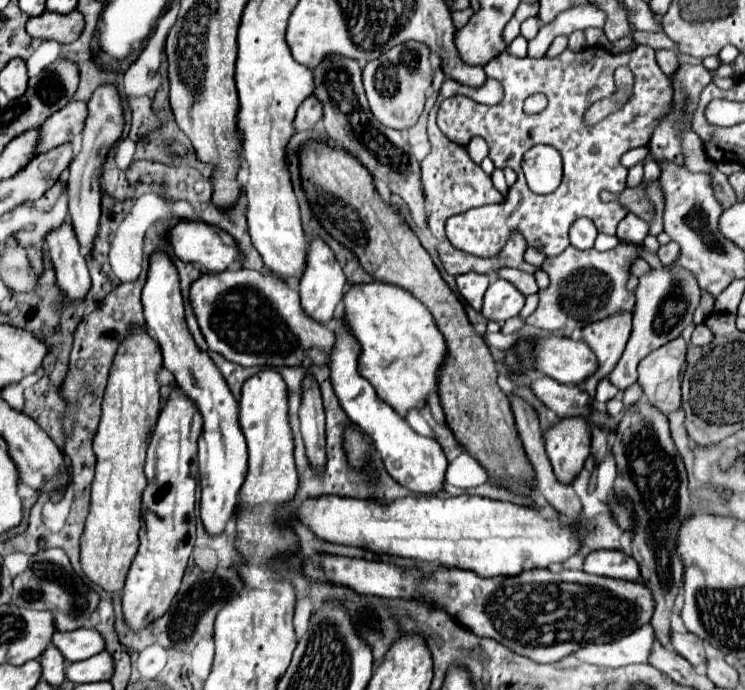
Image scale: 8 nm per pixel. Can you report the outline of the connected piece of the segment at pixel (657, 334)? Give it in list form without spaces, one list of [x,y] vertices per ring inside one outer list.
[[[652,268],[638,278],[636,288],[636,306],[634,306],[634,328],[626,344],[626,350],[614,370],[608,374],[608,380],[624,392],[636,382],[636,366],[652,350],[664,346],[666,342],[678,338],[682,330],[692,322],[694,310],[700,304],[702,290],[696,282],[696,276],[686,268]]]

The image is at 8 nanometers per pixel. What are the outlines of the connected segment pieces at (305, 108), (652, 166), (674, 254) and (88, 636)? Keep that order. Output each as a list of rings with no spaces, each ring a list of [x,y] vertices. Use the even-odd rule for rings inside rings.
[[[310,96],[298,108],[298,114],[294,118],[294,128],[296,128],[296,132],[312,130],[320,118],[322,118],[322,104],[314,96]]]
[[[648,152],[648,156],[644,158],[644,180],[658,180],[658,176],[660,176],[660,168],[658,168],[658,164],[650,158],[650,152]]]
[[[668,242],[666,246],[658,248],[658,258],[664,266],[672,266],[680,256],[680,246],[676,242]]]
[[[78,628],[72,632],[54,632],[52,644],[68,662],[86,660],[104,650],[104,640],[94,628]]]

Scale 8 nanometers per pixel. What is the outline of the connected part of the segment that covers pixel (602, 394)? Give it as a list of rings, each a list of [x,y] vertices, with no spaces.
[[[604,378],[602,382],[598,382],[598,388],[596,388],[596,396],[594,396],[594,400],[596,402],[608,402],[610,398],[614,398],[614,396],[618,396],[618,390]]]

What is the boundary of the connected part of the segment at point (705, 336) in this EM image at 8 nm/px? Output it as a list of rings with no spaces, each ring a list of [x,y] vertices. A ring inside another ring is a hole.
[[[698,324],[698,326],[694,328],[694,332],[692,332],[690,344],[692,344],[692,346],[704,346],[704,344],[710,342],[710,338],[712,338],[712,332],[710,332],[704,324]]]

